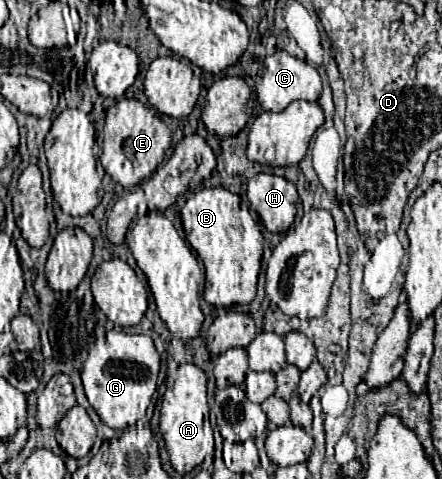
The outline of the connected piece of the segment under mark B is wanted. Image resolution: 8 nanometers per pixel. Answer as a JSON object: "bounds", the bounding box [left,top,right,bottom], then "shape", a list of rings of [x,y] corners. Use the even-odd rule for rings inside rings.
{"bounds":[180,186,264,306],"shape":[[[224,186],[200,188],[180,208],[186,240],[198,252],[206,270],[204,300],[214,306],[248,304],[256,296],[264,238],[250,208]]]}

